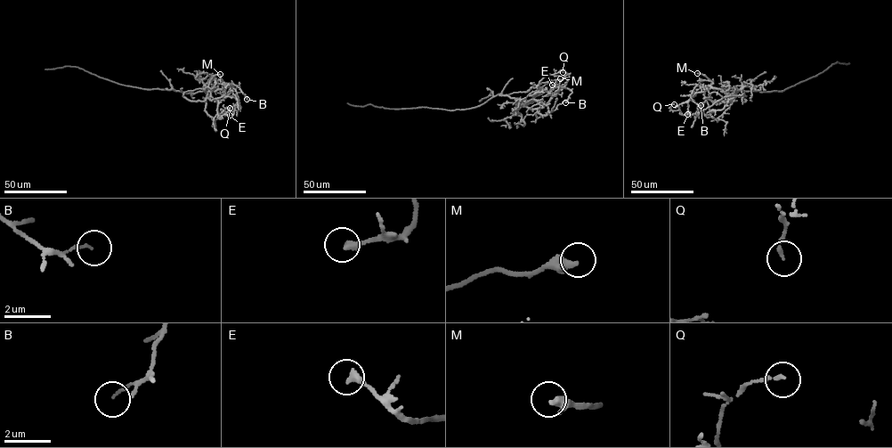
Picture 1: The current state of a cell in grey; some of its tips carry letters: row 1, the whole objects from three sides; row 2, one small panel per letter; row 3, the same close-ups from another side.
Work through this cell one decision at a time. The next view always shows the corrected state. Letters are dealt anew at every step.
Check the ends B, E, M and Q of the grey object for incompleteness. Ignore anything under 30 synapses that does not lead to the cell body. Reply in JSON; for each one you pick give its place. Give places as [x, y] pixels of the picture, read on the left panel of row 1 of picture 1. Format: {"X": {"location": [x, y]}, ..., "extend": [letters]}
{"extend": []}

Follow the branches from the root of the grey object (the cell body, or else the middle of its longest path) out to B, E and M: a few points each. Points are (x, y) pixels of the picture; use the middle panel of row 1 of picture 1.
B: (480, 106), (501, 93), (522, 99), (527, 107), (537, 109), (563, 86), (571, 93), (565, 102)
E: (480, 106), (501, 93), (522, 99), (527, 107), (537, 109), (564, 87), (552, 85)
M: (480, 106), (498, 93), (506, 96), (526, 92), (533, 85), (542, 86), (560, 78)

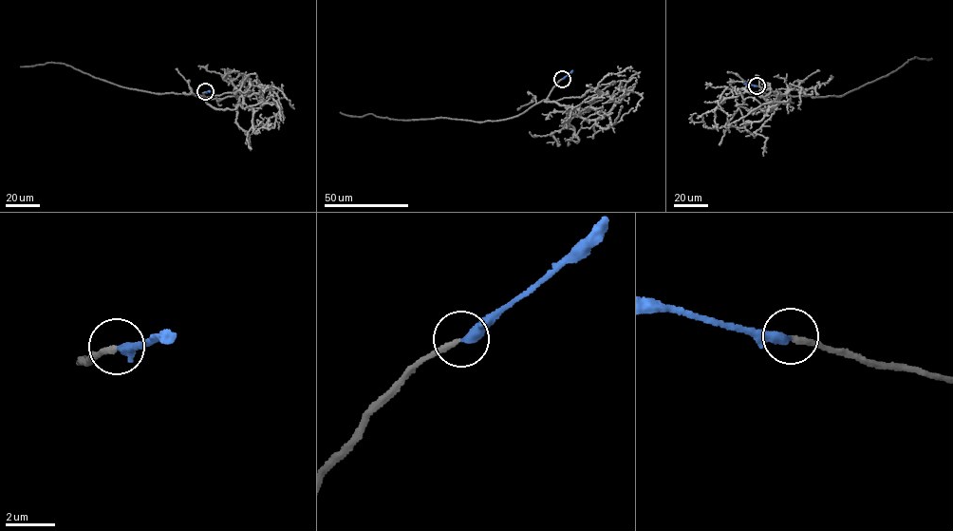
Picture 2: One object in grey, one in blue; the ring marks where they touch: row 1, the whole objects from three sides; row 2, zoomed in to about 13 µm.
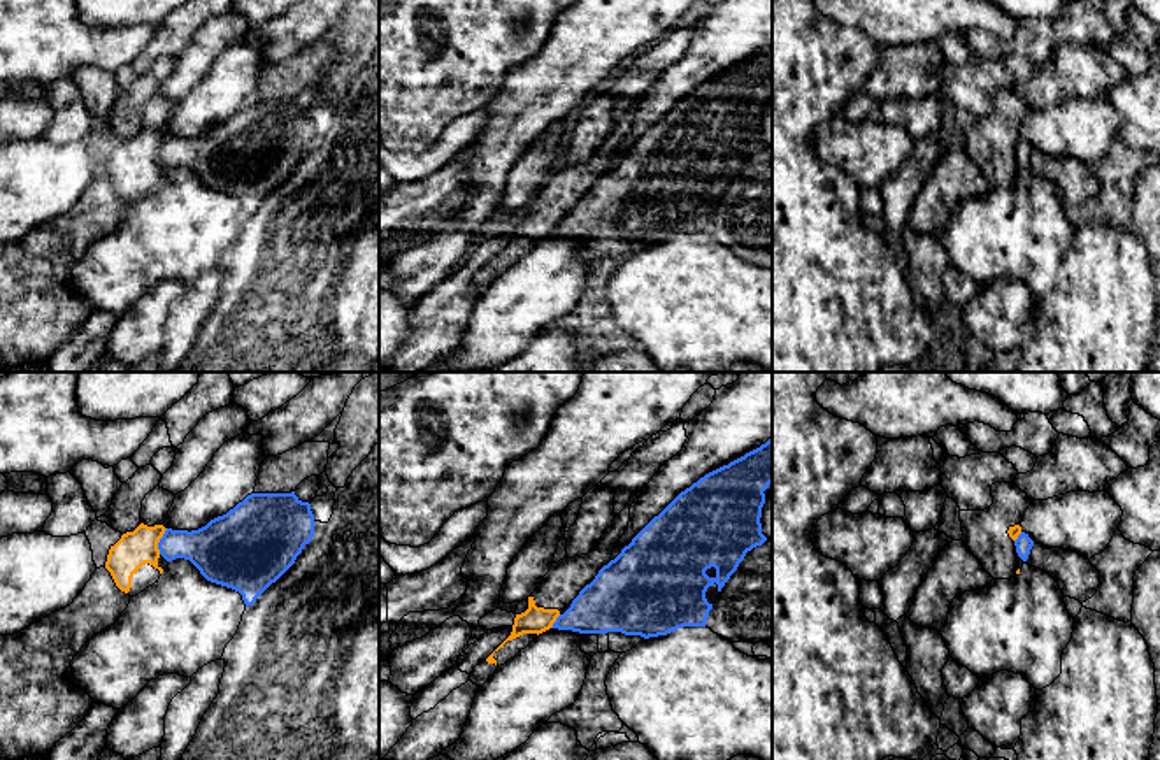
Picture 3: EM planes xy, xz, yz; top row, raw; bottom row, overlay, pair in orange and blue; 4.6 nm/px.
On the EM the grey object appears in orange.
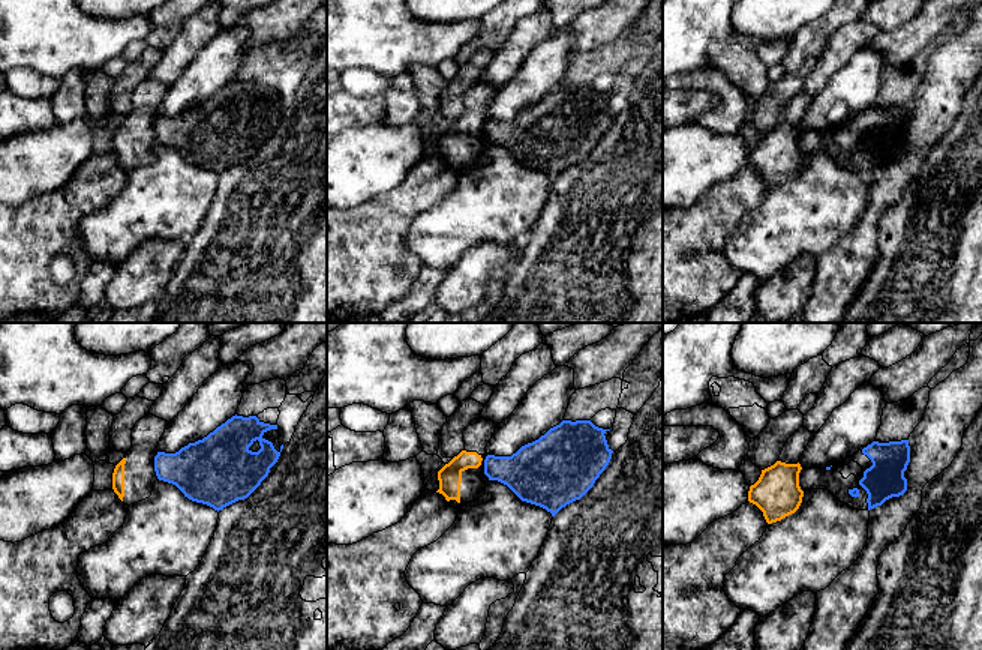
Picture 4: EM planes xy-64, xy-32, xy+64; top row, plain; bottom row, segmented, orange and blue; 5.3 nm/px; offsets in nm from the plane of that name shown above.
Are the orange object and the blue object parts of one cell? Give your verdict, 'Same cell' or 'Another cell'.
Another cell

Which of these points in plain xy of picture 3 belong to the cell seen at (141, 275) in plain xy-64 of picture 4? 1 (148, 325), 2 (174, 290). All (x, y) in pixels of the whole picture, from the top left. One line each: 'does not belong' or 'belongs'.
1: belongs
2: belongs

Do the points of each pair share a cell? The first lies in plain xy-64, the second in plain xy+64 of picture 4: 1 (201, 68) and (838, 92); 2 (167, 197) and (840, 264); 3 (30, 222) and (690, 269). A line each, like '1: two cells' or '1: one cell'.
1: one cell
2: two cells
3: one cell

